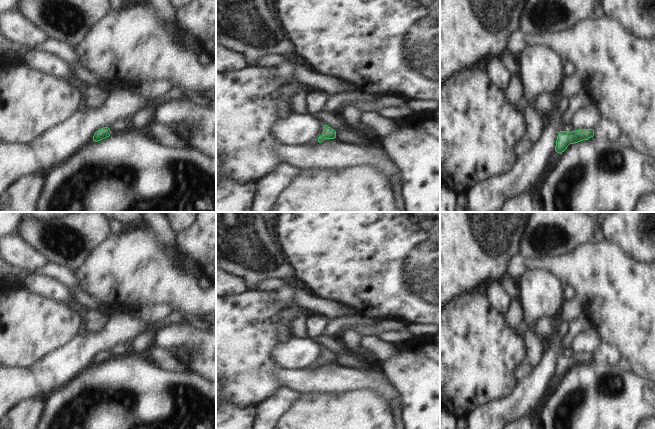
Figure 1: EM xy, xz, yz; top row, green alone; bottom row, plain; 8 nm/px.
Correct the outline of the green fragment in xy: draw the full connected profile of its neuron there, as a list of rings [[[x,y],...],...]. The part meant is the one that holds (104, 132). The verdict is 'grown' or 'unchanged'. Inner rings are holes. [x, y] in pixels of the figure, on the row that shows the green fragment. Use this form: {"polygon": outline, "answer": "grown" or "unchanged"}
{"polygon": [[[103,127],[95,132],[95,134],[93,136],[93,141],[96,141],[96,142],[101,141],[101,140],[109,137],[111,133],[112,132],[110,131],[110,129],[108,127]]], "answer": "unchanged"}

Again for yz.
{"polygon": [[[579,129],[572,132],[560,131],[557,136],[555,151],[562,154],[570,144],[588,140],[593,136],[593,129]]], "answer": "unchanged"}

